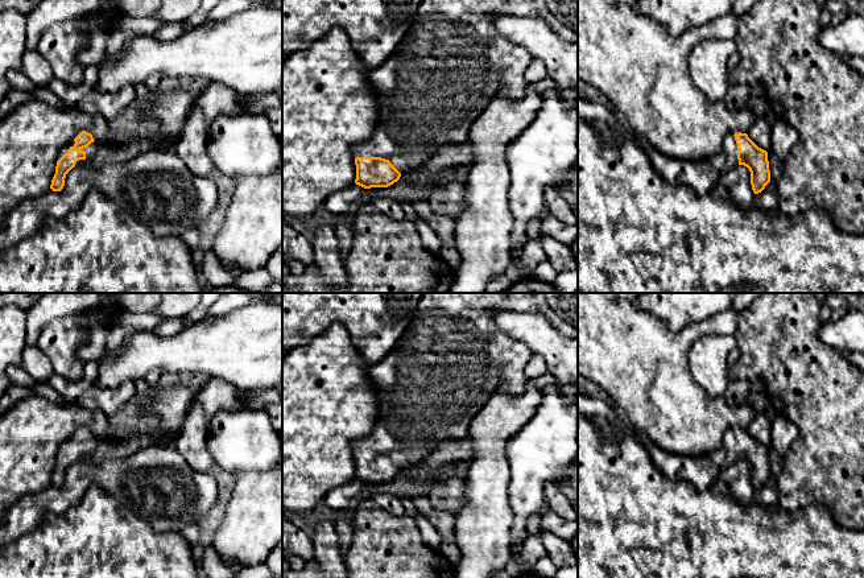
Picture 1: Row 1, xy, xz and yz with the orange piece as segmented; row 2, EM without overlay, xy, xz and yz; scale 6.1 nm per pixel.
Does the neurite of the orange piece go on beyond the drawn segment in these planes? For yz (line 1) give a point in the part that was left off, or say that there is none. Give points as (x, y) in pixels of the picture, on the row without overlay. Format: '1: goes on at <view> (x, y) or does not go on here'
1: goes on at yz (702, 471)

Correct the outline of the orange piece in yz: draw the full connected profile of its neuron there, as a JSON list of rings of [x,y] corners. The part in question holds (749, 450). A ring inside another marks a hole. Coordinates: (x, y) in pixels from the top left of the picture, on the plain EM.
[[[725,429],[715,451],[695,457],[665,451],[646,435],[637,433],[637,437],[665,476],[674,482],[687,482],[700,491],[711,487],[727,467],[739,461],[749,465],[755,490],[770,478],[768,447],[758,443],[747,429]]]

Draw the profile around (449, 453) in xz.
[[[470,433],[462,439],[446,439],[431,443],[431,451],[416,465],[402,468],[404,475],[414,483],[427,483],[452,474],[458,463],[470,463],[475,450]]]

